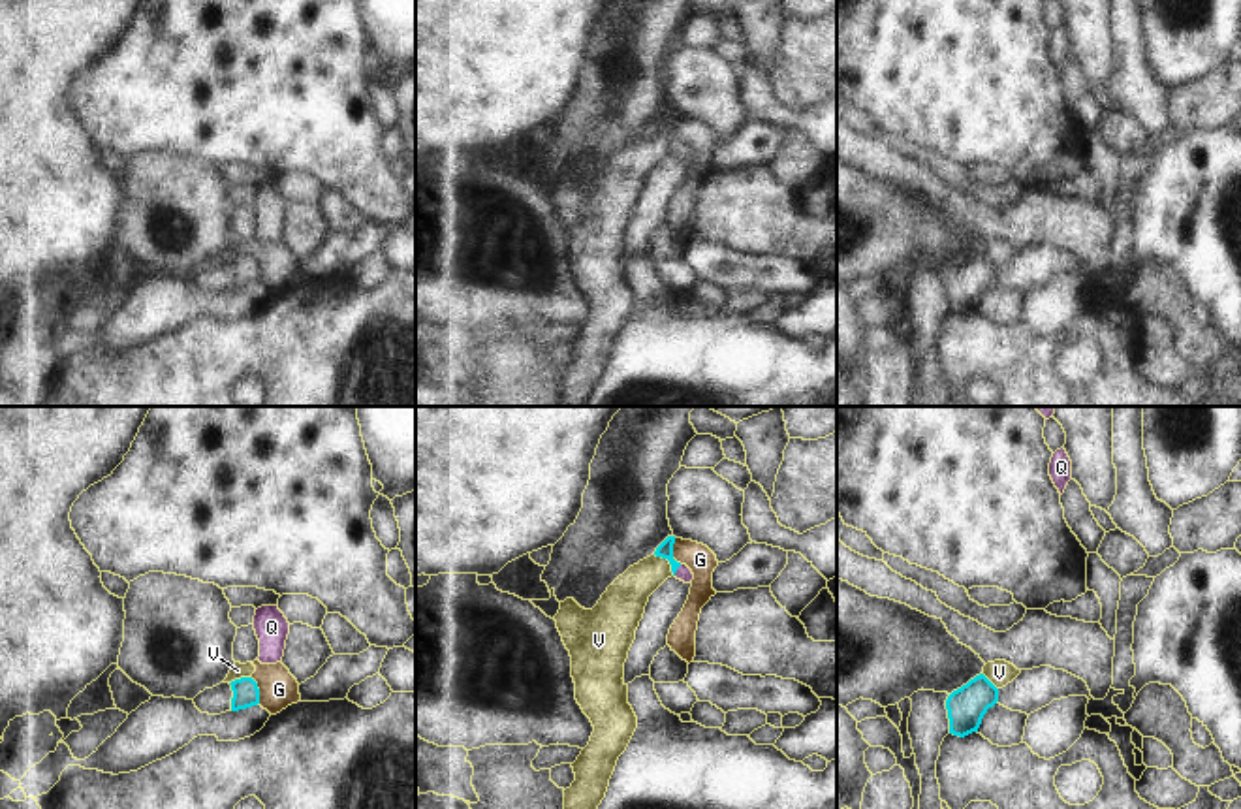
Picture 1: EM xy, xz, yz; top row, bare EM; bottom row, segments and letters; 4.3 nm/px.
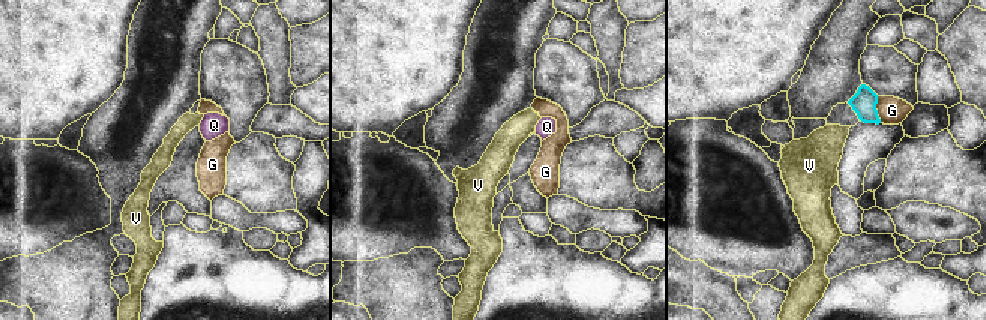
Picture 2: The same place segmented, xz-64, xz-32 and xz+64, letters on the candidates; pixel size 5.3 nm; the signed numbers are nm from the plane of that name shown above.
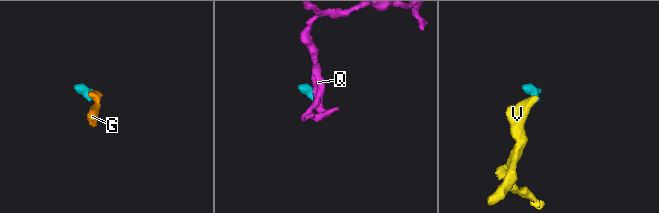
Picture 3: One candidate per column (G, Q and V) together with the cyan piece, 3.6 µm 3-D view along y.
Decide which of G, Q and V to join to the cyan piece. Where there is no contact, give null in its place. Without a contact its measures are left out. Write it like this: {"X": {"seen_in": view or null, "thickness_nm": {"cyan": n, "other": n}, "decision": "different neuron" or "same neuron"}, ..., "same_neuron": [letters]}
{"G": {"seen_in": "xz", "thickness_nm": {"cyan": 70, "other": 120}, "decision": "different neuron"}, "Q": {"seen_in": "xz", "thickness_nm": {"cyan": 70, "other": 70}, "decision": "same neuron"}, "V": {"seen_in": "xz", "thickness_nm": {"cyan": 70, "other": 170}, "decision": "different neuron"}, "same_neuron": ["Q"]}

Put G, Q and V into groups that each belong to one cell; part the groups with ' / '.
G V / Q

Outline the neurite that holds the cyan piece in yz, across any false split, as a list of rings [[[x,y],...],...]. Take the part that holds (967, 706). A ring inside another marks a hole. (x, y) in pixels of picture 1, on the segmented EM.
[[[976,675],[946,700],[950,734],[965,738],[978,732],[983,715],[998,702],[998,689],[983,675]]]

